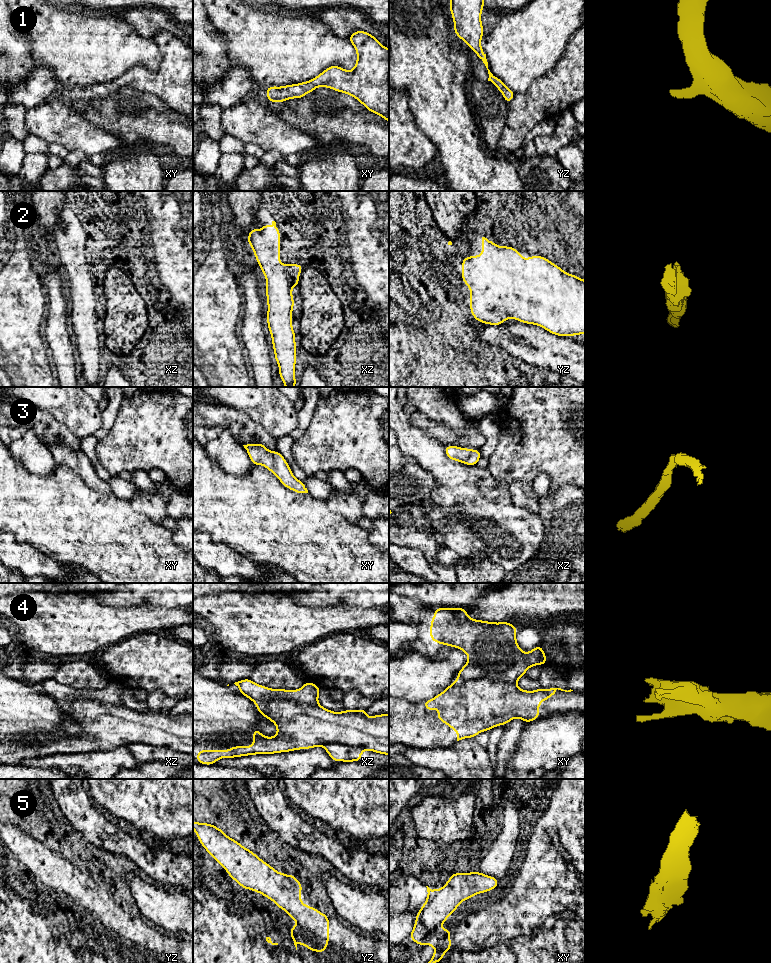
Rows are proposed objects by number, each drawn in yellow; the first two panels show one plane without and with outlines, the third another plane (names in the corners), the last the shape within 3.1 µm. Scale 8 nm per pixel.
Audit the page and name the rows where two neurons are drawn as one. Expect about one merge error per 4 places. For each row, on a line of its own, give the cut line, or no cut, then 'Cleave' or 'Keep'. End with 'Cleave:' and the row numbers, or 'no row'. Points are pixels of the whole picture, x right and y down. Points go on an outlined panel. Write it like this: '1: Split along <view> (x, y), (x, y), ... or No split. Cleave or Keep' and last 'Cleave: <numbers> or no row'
1: No split. Keep
2: No split. Keep
3: No split. Keep
4: Split along xz (254, 701), (286, 698), (299, 703), (318, 705). Cleave
5: No split. Keep
Cleave: 4

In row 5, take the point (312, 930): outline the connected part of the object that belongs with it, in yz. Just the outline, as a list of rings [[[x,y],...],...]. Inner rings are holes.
[[[193,821],[193,829],[201,845],[221,864],[232,880],[237,881],[244,890],[251,889],[272,900],[277,907],[284,910],[297,922],[296,926],[290,928],[290,936],[296,950],[297,945],[301,943],[310,951],[319,953],[326,951],[329,943],[329,917],[320,913],[318,909],[302,903],[300,892],[303,887],[295,875],[277,872],[271,865],[236,840],[228,837],[223,830],[215,825]]]

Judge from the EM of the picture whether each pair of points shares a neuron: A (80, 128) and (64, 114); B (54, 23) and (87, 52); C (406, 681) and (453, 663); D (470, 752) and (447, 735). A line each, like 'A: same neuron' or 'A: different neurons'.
A: same neuron
B: same neuron
C: same neuron
D: different neurons

